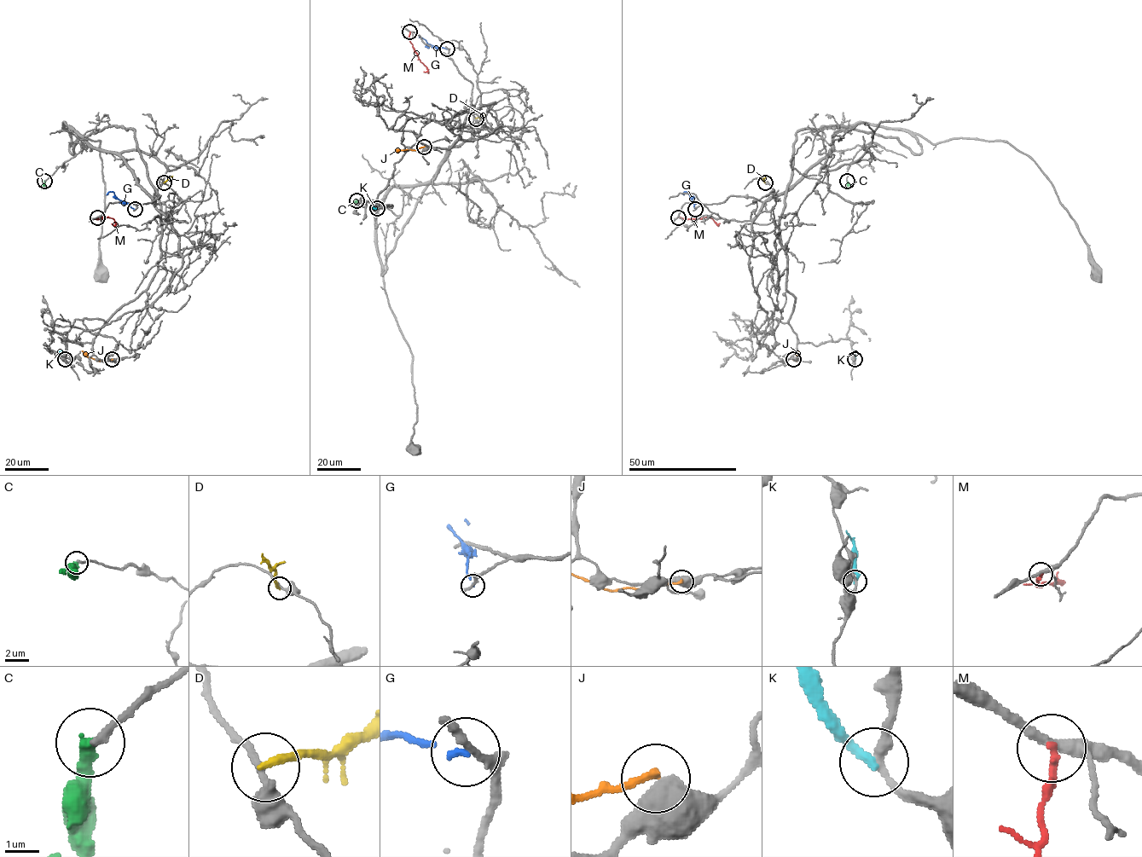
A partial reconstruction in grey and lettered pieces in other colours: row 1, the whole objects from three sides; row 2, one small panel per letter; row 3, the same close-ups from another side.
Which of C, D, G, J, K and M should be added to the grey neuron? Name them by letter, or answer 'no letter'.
no letter

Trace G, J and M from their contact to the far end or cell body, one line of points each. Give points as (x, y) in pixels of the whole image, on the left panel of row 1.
G: (135, 210), (115, 197), (113, 192), (107, 194)
J: (113, 359), (97, 361), (81, 350)
M: (97, 217), (97, 219), (113, 218), (115, 223), (111, 223)

